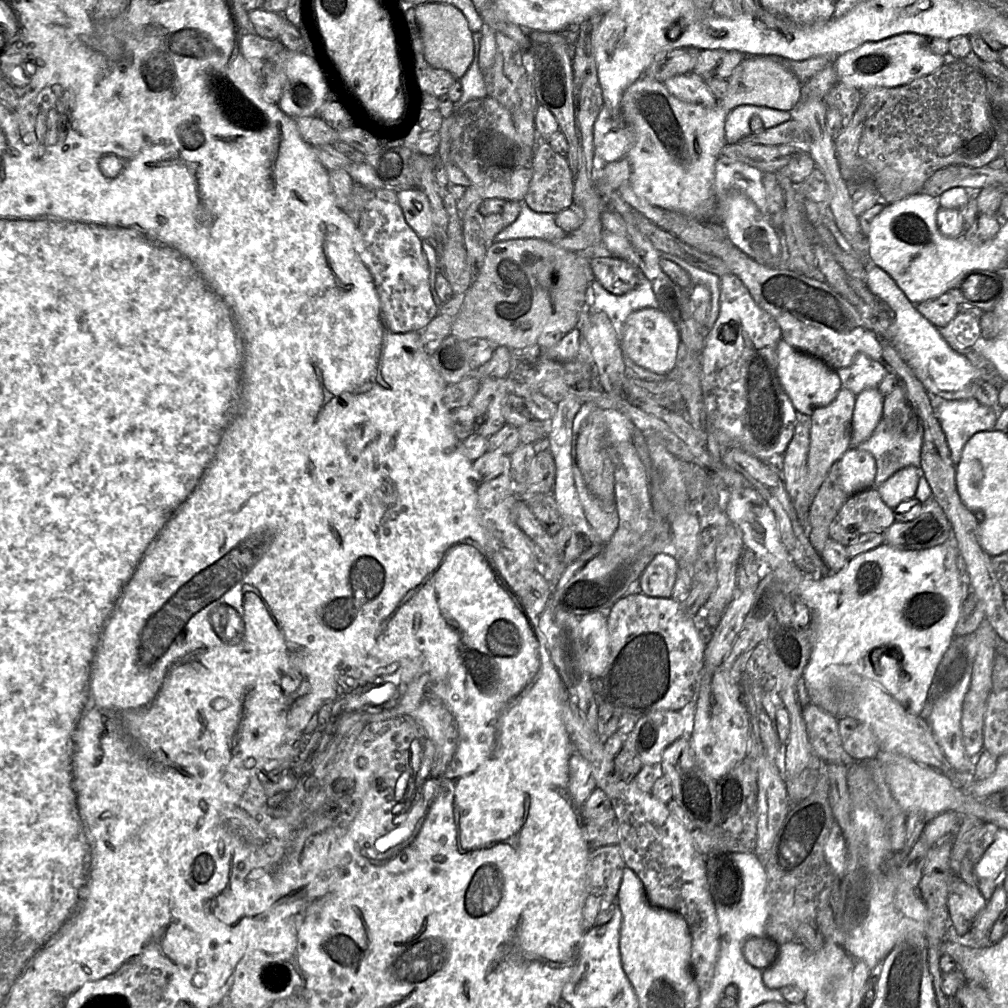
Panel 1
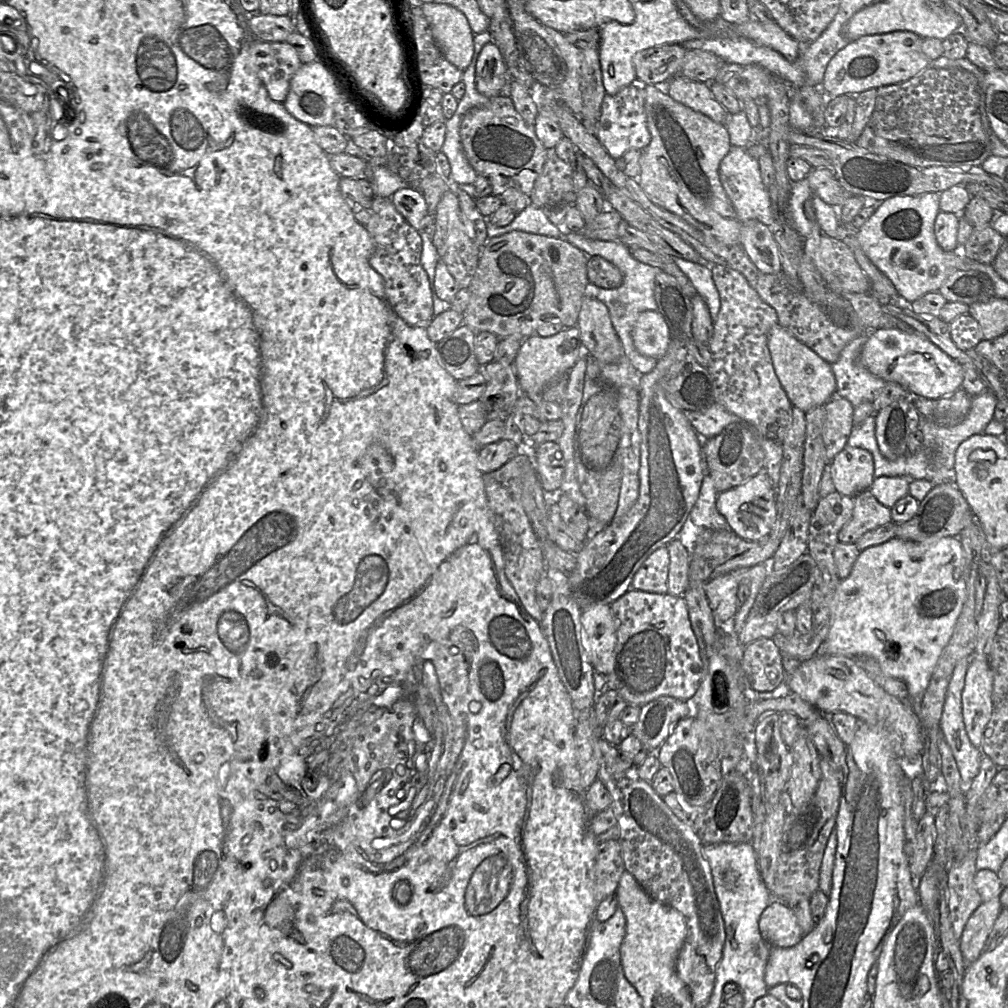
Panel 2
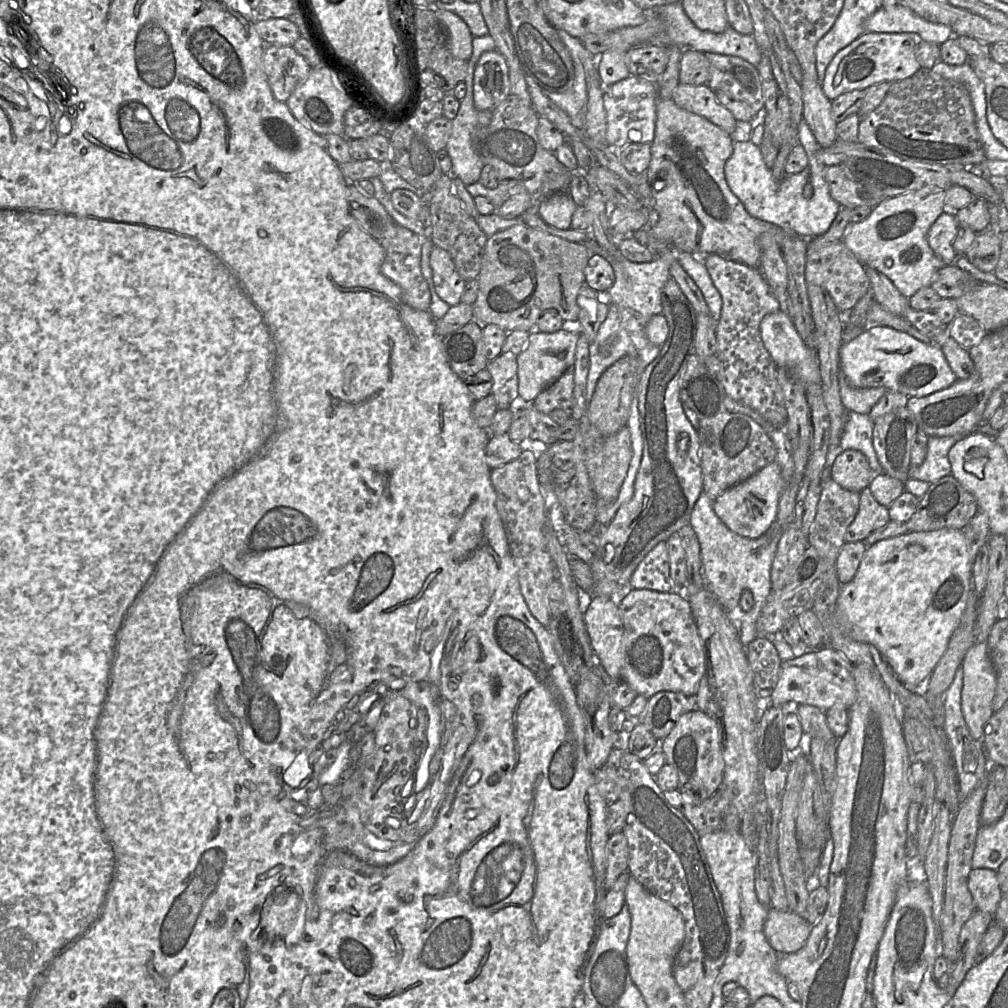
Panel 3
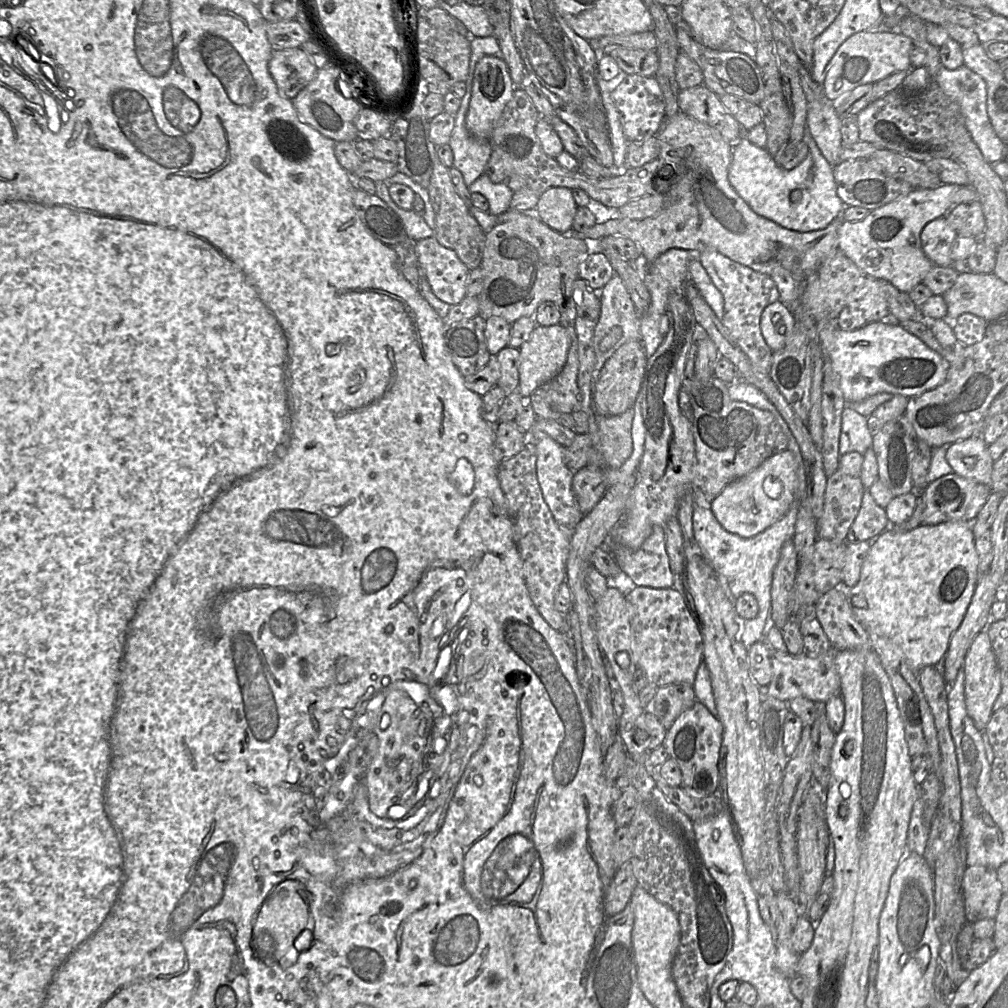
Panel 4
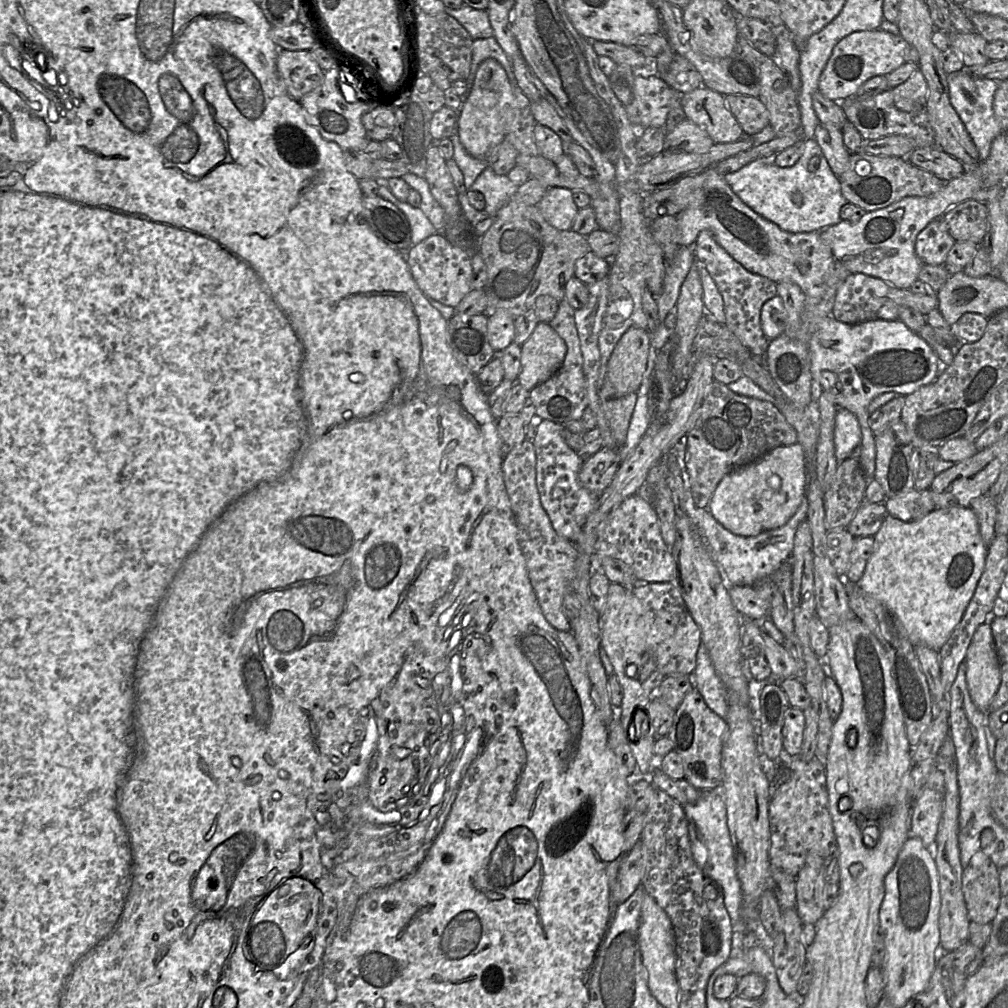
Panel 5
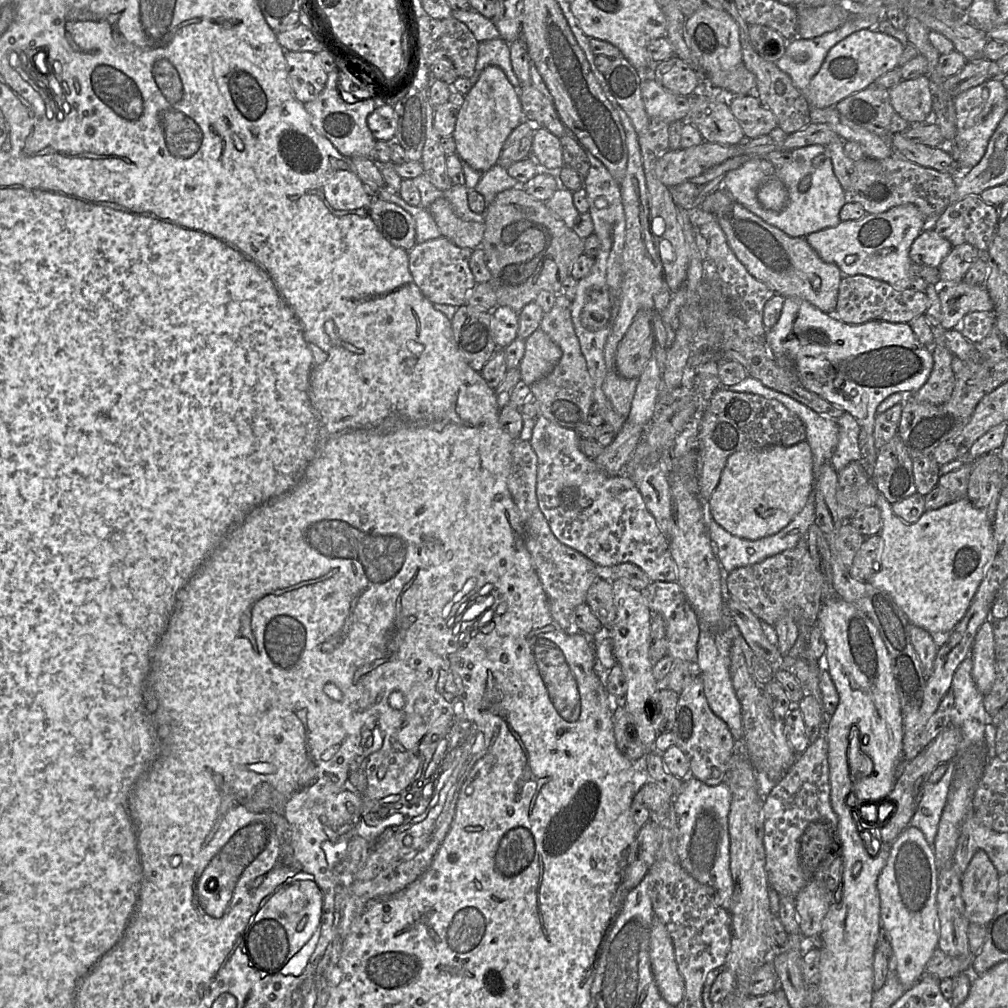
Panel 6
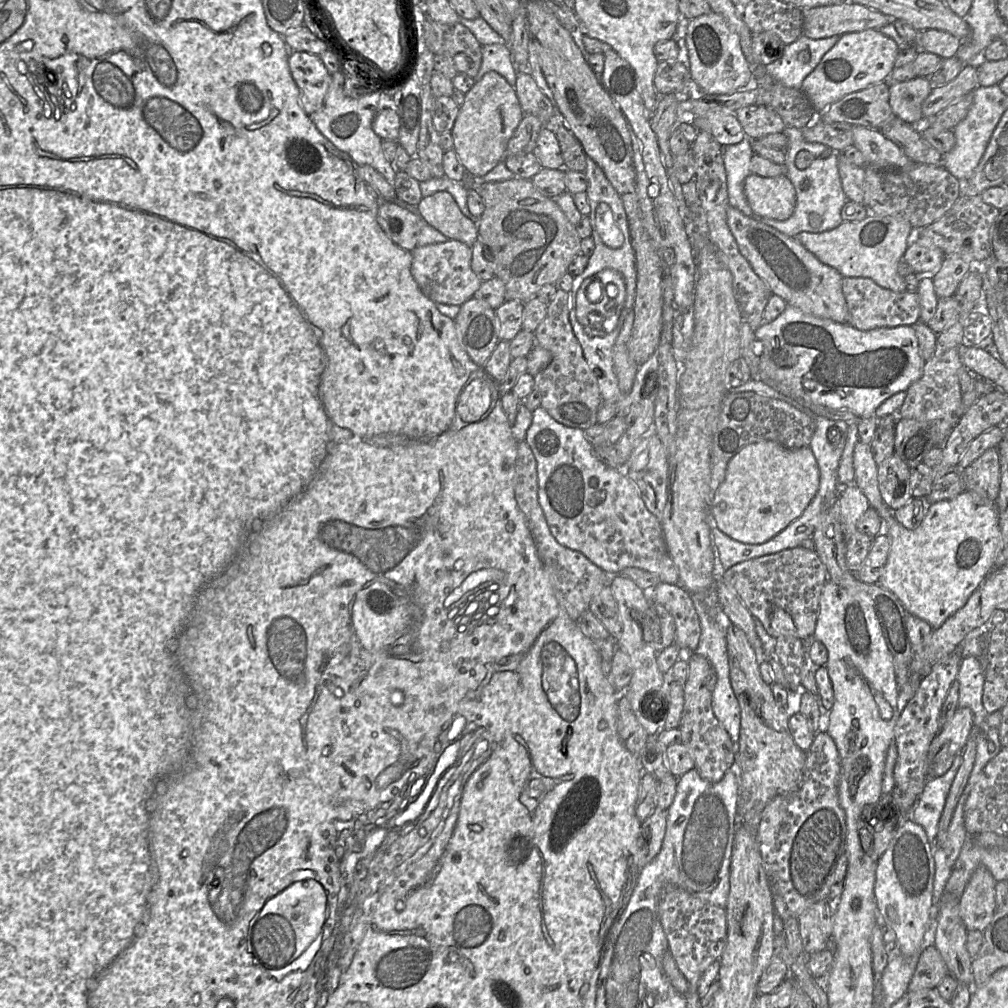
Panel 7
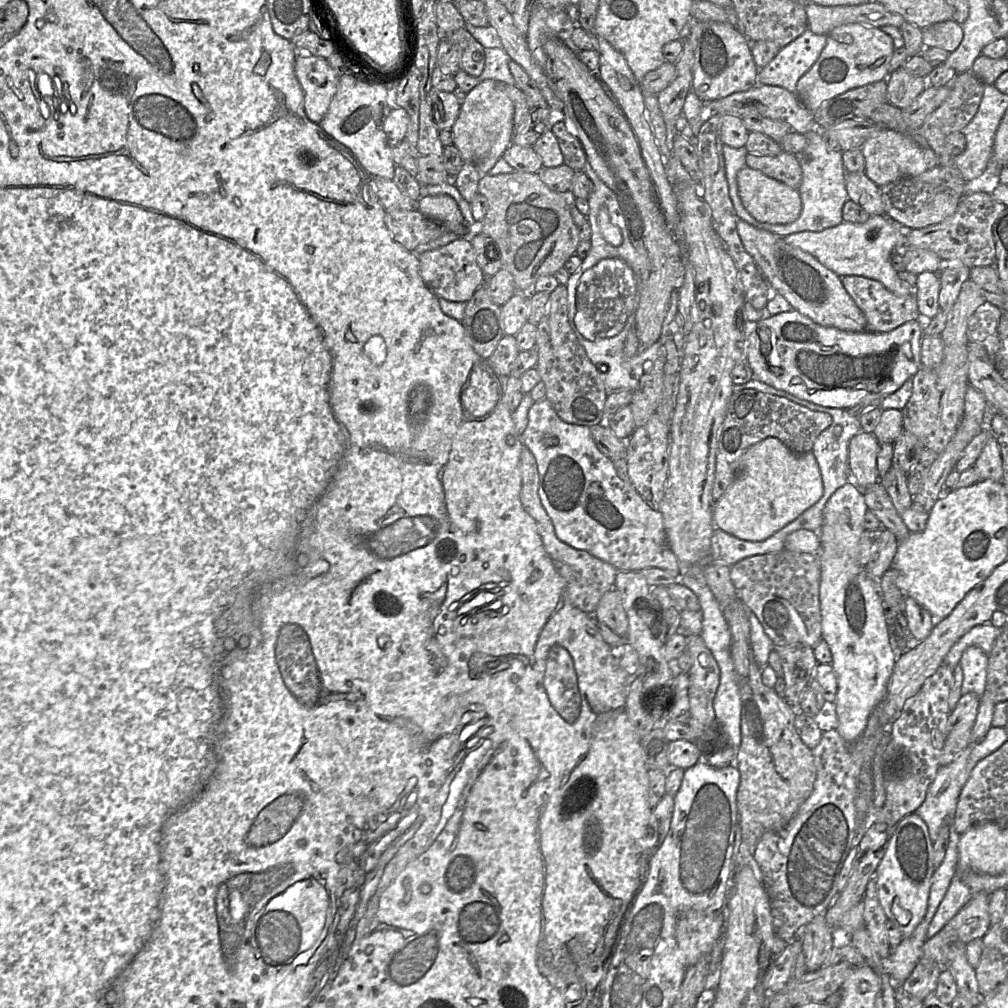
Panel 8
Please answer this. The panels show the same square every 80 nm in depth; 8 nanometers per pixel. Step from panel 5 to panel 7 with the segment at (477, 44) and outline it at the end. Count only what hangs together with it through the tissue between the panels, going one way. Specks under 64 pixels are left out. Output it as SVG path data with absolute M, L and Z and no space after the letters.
M489 44L482 46L482 63L474 80L476 82L480 81L489 71L496 71L513 88L515 87L518 71L512 62L511 52L507 44Z

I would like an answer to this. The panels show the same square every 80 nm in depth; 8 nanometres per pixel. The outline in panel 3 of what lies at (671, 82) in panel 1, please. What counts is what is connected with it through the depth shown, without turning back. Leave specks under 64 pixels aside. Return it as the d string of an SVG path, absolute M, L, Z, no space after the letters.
M682 84L675 88L673 101L680 107L700 115L731 135L737 120L716 98L715 92L707 85Z

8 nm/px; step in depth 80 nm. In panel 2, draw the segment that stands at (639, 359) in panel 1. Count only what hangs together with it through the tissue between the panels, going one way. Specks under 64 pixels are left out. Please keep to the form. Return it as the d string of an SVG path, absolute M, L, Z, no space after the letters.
M646 310L639 314L632 330L632 339L641 355L659 360L666 353L670 333L658 310Z

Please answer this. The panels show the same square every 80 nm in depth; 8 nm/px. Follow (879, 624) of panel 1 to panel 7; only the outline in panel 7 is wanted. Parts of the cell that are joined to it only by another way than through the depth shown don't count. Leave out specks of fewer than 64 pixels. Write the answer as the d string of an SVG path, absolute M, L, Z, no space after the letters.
M858 441L853 452L853 484L865 494L870 506L875 508L881 519L886 522L890 539L888 559L883 573L875 584L895 594L908 613L925 620L932 629L937 629L967 602L969 596L993 569L1001 542L996 504L977 502L971 492L965 490L953 499L931 504L920 526L909 530L898 522L895 510L883 500L878 489L877 467L870 444Z

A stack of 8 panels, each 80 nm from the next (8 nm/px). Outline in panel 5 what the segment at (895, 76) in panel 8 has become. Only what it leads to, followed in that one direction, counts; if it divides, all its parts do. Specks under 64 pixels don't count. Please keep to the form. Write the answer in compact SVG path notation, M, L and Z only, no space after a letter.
M917 69L905 82L890 90L894 104L899 110L915 113L926 109L927 82L920 69Z

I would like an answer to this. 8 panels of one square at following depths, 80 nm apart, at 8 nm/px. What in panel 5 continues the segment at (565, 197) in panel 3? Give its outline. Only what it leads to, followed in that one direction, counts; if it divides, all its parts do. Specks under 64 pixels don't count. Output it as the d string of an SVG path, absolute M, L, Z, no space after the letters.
M549 187L535 206L553 227L559 230L572 230L572 223L579 208L574 203L570 189Z

